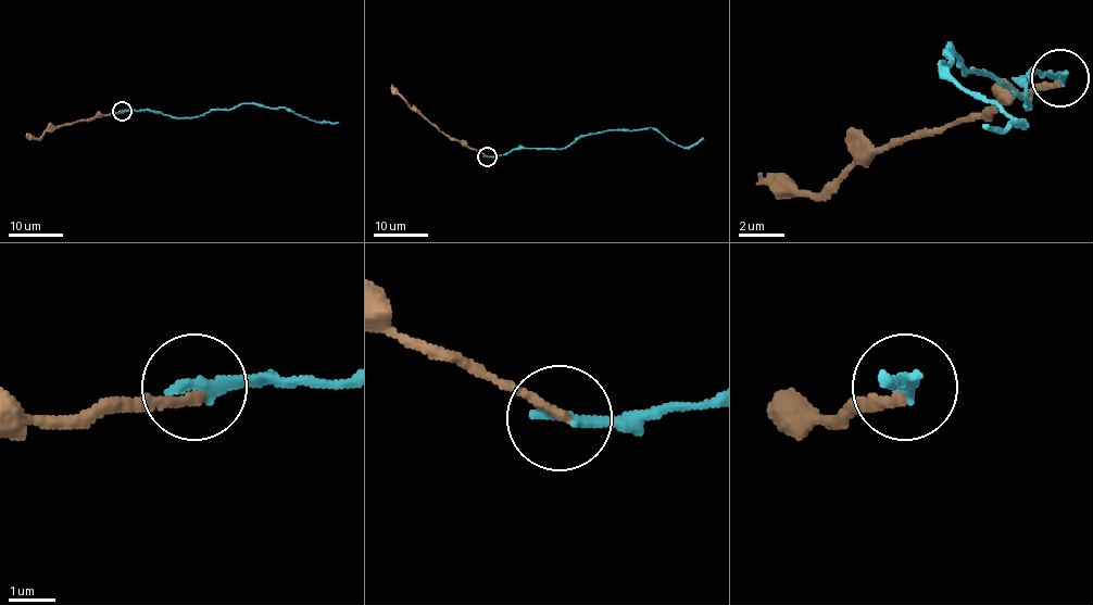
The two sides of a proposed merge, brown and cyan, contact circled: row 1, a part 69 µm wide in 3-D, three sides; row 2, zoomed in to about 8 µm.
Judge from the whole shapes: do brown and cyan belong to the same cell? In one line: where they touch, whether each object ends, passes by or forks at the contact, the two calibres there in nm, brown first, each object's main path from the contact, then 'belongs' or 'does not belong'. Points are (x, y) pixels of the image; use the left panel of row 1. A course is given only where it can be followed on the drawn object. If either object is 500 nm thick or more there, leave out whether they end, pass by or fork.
at (122, 111); brown ends there; cyan ends there; 240 nm thick on the brown side, 300 nm on the other; brown runs (122, 111), (63, 124), (48, 129), (39, 138), (32, 138), (26, 133); cyan runs (122, 111), (161, 111), (178, 118), (235, 109), (242, 103), (258, 103), (286, 108), (317, 122), (339, 122); does not belong

